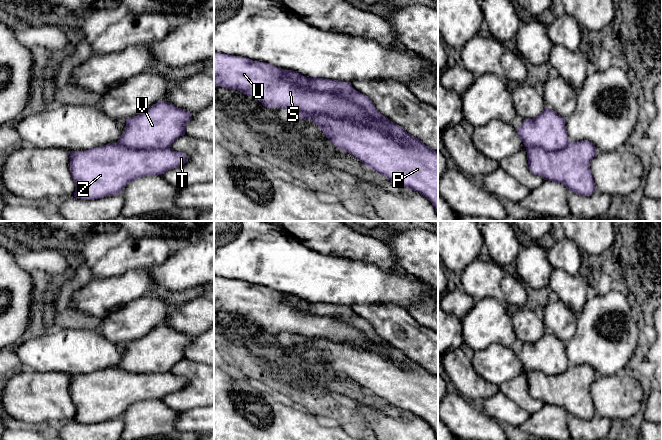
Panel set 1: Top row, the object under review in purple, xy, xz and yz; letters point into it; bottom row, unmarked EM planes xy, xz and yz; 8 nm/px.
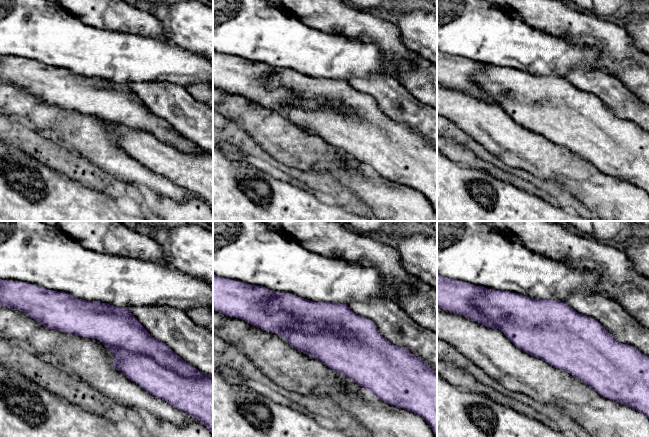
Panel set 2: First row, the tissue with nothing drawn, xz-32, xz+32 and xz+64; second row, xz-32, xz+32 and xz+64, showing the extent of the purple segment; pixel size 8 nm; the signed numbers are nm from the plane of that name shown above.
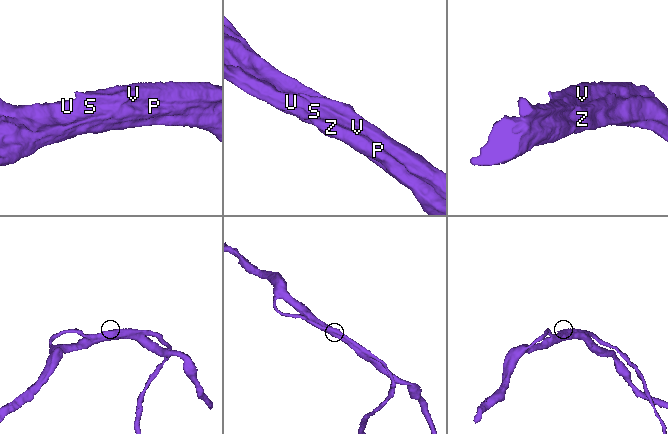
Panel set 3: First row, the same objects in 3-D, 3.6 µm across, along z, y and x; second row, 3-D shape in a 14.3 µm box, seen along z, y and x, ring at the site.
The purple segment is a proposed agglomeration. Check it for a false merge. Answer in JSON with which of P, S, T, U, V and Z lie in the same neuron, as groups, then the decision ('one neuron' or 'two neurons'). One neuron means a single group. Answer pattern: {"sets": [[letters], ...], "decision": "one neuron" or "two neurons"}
{"sets": [["P", "S", "T", "U", "V", "Z"]], "decision": "one neuron"}

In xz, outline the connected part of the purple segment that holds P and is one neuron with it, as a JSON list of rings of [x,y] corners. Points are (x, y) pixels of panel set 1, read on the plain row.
[[[214,275],[214,309],[238,314],[258,324],[267,332],[286,333],[293,344],[310,343],[319,350],[337,372],[350,377],[386,402],[421,417],[432,427],[438,437],[438,375],[427,371],[401,350],[383,340],[376,333],[374,327],[366,319],[355,314],[350,306],[307,302],[295,295],[281,293],[266,286]]]

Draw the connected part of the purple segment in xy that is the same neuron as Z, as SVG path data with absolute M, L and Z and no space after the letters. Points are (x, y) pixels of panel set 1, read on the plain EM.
M160 325L140 339L126 343L125 355L116 367L84 375L70 375L70 396L76 410L74 421L95 424L120 418L135 403L162 399L187 387L188 381L170 370L185 359L185 350L191 341L192 338L185 333Z

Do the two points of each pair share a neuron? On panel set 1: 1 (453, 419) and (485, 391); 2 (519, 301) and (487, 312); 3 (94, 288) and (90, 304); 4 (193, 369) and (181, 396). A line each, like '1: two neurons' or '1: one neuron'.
1: two neurons
2: two neurons
3: one neuron
4: one neuron

